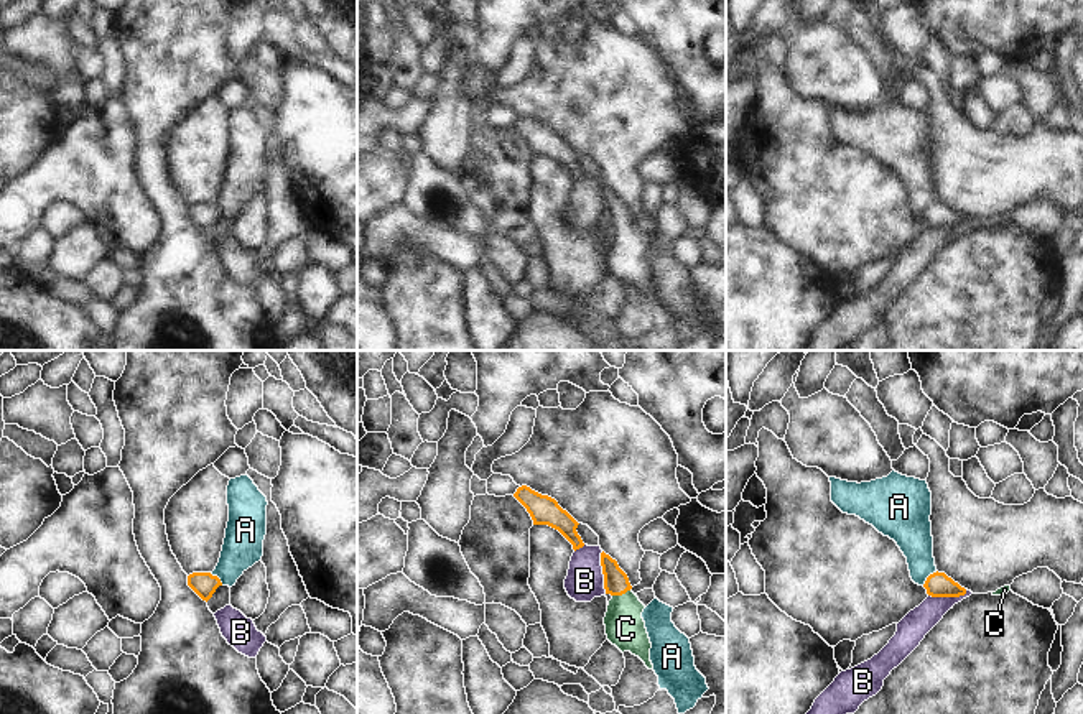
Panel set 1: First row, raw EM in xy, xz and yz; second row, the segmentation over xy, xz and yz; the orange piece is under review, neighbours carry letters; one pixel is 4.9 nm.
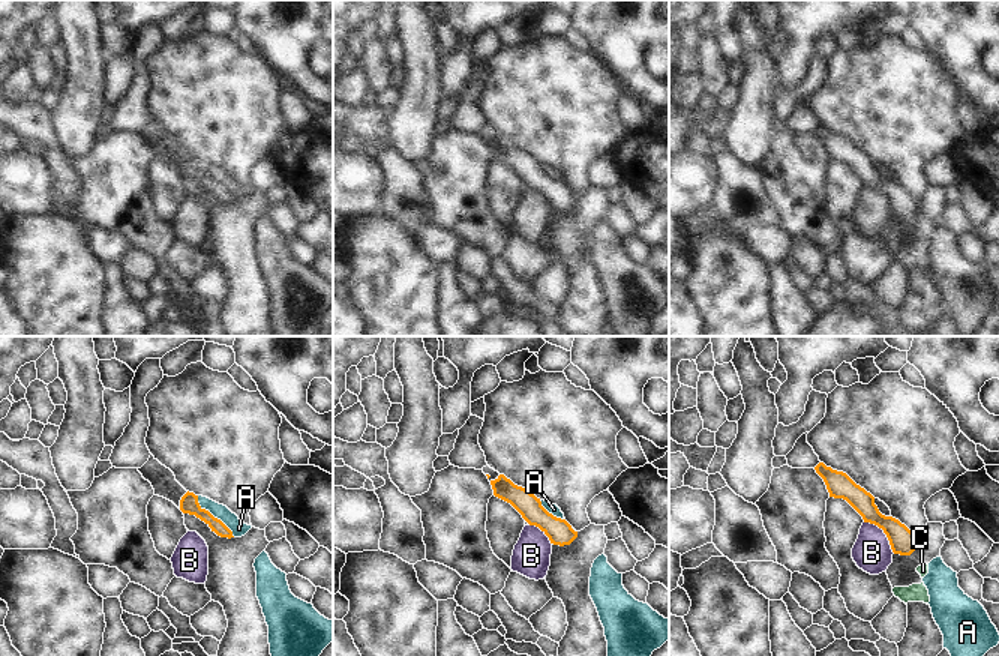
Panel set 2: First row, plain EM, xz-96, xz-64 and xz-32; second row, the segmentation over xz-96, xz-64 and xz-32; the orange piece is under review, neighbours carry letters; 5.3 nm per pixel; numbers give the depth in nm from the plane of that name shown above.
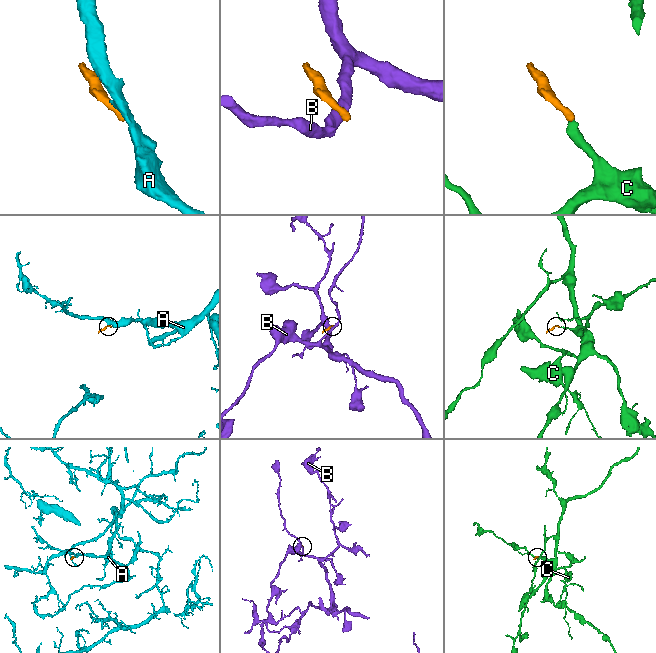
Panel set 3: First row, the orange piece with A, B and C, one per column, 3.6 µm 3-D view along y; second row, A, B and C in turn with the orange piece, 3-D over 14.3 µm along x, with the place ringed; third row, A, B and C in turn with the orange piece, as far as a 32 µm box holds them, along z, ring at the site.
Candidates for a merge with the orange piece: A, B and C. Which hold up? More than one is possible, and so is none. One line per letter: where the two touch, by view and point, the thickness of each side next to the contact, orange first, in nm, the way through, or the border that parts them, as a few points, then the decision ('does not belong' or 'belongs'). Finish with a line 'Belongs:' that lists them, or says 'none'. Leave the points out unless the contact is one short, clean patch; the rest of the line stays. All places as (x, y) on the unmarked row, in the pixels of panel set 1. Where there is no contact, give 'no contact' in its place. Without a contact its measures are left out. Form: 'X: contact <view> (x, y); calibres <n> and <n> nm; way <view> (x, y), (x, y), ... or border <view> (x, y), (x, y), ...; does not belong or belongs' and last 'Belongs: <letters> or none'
A: contact yz (929, 208); calibres 120 and 200 nm; border yz (937, 203), (922, 216); does not belong
B: contact xz (603, 204); calibres 130 and 190 nm; border xz (601, 183), (603, 219), (606, 224); does not belong
C: contact xz (621, 226); calibres 130 and 190 nm; way xz (616, 214), (621, 226), (626, 260); belongs
Belongs: C

